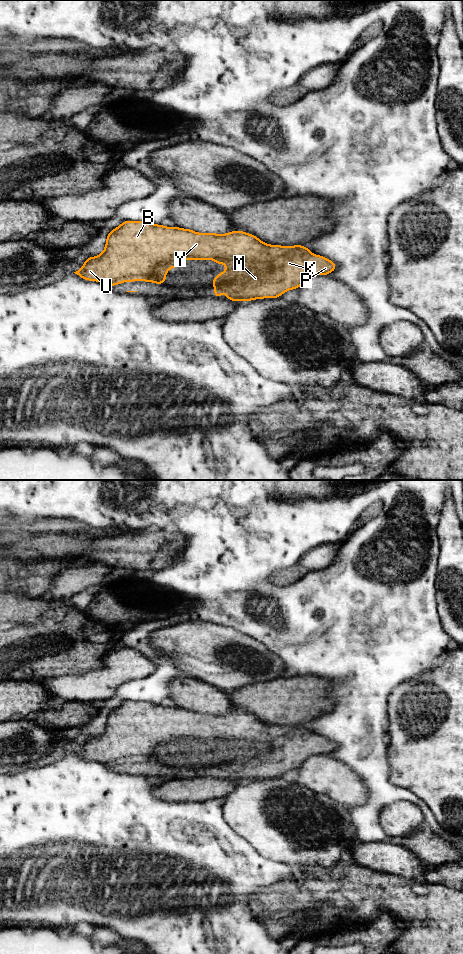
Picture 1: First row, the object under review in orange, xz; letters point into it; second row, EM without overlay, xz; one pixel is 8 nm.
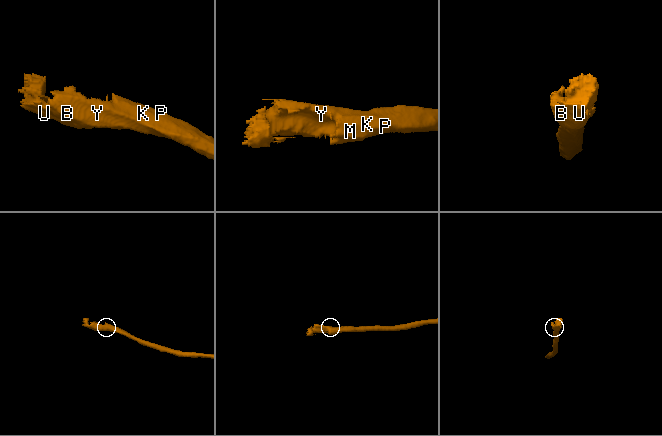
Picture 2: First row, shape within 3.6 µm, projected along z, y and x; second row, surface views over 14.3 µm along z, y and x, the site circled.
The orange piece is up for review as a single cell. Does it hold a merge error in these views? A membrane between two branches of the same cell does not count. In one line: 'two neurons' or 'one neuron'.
one neuron

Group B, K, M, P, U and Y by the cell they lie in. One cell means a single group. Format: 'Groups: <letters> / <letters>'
Groups: B K M P U Y

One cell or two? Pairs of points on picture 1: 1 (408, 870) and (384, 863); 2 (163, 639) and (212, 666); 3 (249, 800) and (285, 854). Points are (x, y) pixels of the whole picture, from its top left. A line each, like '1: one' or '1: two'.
1: one
2: one
3: one

